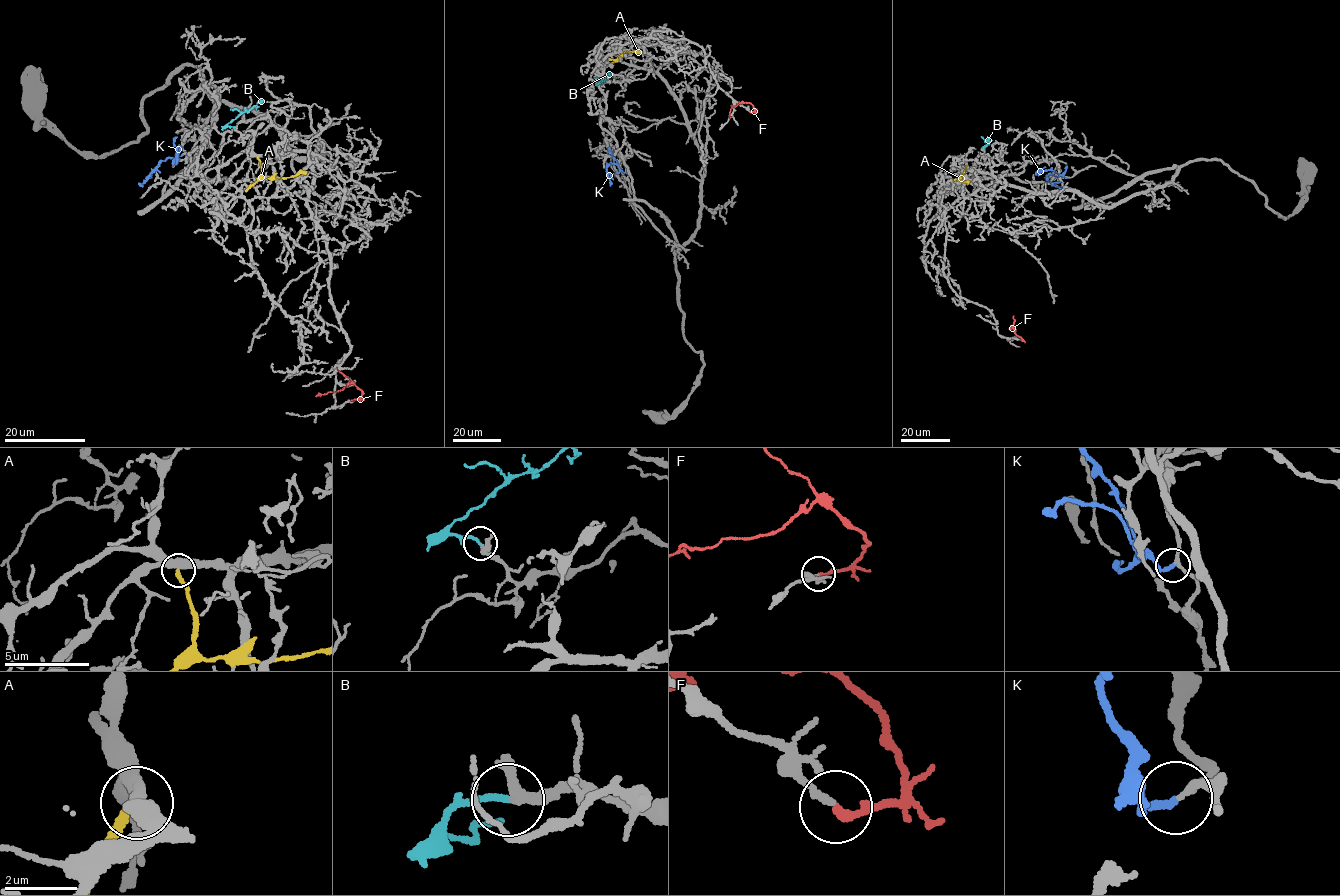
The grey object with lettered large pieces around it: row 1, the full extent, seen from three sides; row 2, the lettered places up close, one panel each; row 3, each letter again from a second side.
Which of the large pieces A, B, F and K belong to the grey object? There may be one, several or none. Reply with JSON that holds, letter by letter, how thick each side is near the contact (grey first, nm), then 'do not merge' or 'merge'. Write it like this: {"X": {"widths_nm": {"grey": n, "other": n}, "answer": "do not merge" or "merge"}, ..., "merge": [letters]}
{"A": {"widths_nm": {"grey": 360, "other": 200}, "answer": "do not merge"}, "B": {"widths_nm": {"grey": 280, "other": 170}, "answer": "merge"}, "F": {"widths_nm": {"grey": 170, "other": 200}, "answer": "merge"}, "K": {"widths_nm": {"grey": 190, "other": 200}, "answer": "merge"}, "merge": ["B", "F", "K"]}

